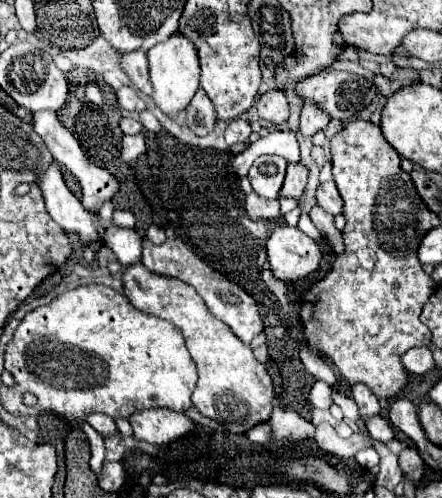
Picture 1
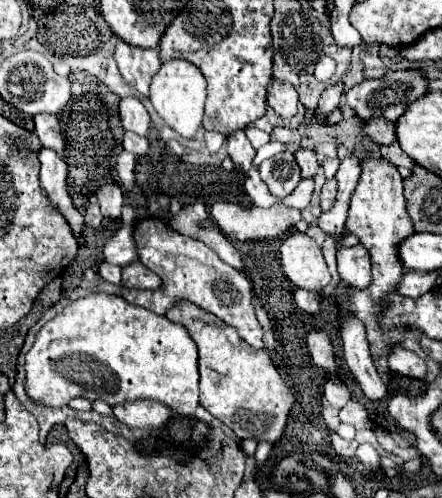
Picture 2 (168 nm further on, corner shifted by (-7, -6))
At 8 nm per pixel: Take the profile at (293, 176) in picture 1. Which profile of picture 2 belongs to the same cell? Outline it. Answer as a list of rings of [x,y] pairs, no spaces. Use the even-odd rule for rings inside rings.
[[[300,148],[294,156],[296,156],[296,162],[302,168],[302,178],[310,178],[310,176],[314,176],[318,172],[320,164],[318,164],[314,148]]]

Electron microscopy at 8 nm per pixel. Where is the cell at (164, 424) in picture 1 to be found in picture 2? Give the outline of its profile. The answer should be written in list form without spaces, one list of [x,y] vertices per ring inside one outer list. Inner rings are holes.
[[[134,400],[112,406],[114,416],[128,426],[140,428],[158,428],[170,418],[170,408],[156,400]]]

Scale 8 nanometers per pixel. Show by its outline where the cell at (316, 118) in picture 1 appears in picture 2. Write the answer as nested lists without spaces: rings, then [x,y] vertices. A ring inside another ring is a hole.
[[[336,82],[322,92],[322,98],[320,98],[320,114],[322,116],[330,116],[332,110],[338,108],[342,92],[344,92],[344,82]]]

